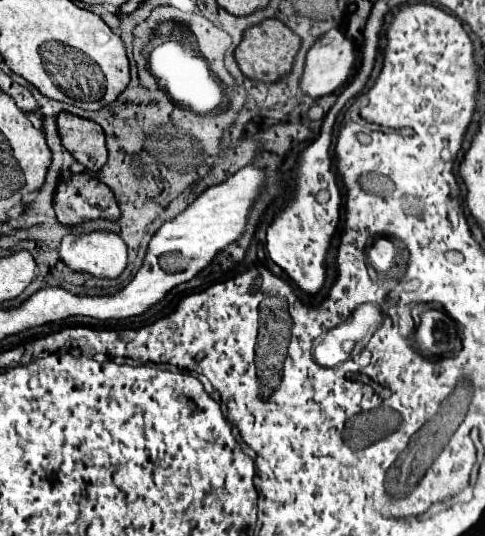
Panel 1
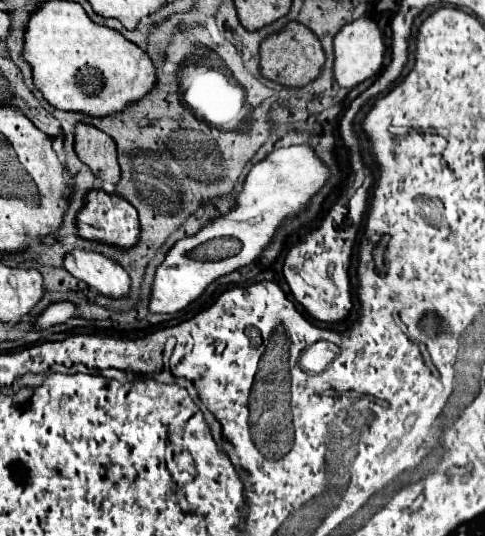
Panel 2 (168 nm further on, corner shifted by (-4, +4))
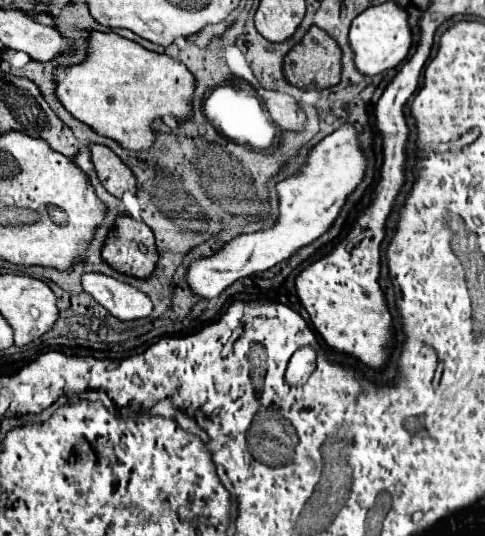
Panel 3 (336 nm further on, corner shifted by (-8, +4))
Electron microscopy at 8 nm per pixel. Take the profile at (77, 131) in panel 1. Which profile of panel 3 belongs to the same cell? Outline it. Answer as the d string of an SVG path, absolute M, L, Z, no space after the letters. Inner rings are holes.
M91 145L91 161L95 165L97 177L103 187L115 195L123 197L123 193L137 193L137 181L131 169L105 145Z

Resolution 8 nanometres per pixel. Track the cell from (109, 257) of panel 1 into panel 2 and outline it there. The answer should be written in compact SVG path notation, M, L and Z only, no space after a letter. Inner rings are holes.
M73 249L65 255L63 267L73 277L97 289L103 295L123 297L129 293L129 275L117 261L105 257L99 251Z

